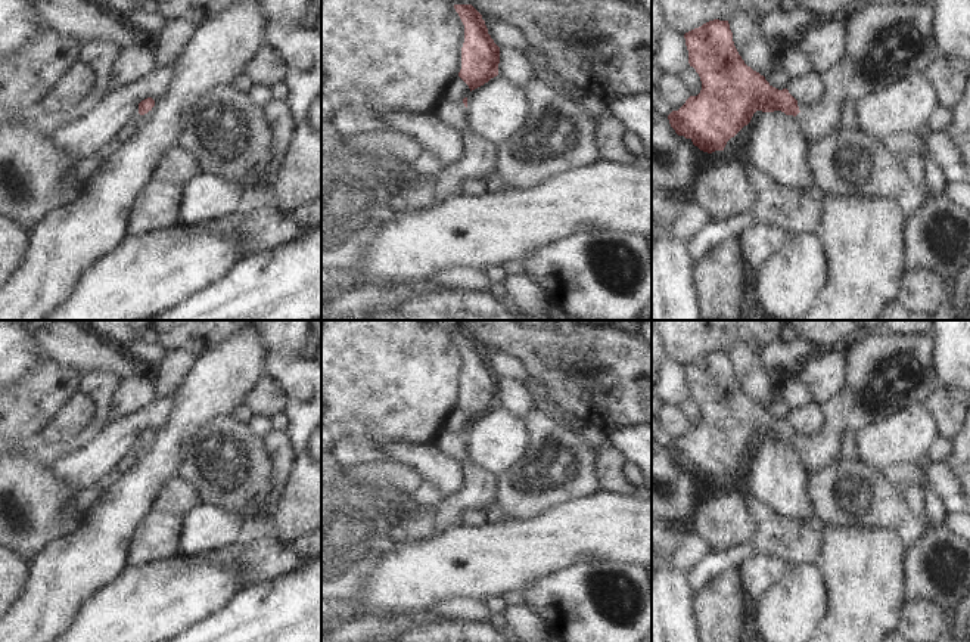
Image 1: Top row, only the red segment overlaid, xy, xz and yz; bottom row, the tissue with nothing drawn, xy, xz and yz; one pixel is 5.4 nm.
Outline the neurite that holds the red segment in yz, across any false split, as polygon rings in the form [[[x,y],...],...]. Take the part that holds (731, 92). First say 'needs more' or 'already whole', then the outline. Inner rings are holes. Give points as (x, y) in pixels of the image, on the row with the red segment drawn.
needs more; [[[876,0],[858,4],[845,19],[845,53],[820,74],[821,102],[802,112],[787,89],[772,87],[744,63],[728,21],[713,19],[685,32],[688,63],[699,74],[702,90],[668,115],[671,127],[712,153],[724,151],[756,111],[781,111],[798,120],[809,146],[817,145],[839,127],[846,102],[859,105],[911,72],[924,75],[939,58],[932,3],[899,6]]]

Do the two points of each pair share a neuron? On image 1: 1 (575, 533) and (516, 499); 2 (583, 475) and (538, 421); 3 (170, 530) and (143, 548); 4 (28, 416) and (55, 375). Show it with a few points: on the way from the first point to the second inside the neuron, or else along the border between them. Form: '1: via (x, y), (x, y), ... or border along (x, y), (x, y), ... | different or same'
1: border along (574, 501), (566, 501), (532, 518), (512, 520) | different
2: via (580, 459), (571, 444), (555, 436) | same
3: via (164, 533), (149, 546) | same
4: via (31, 406), (52, 385) | same

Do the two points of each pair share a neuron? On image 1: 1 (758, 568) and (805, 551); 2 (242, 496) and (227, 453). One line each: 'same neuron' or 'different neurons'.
1: different neurons
2: same neuron

